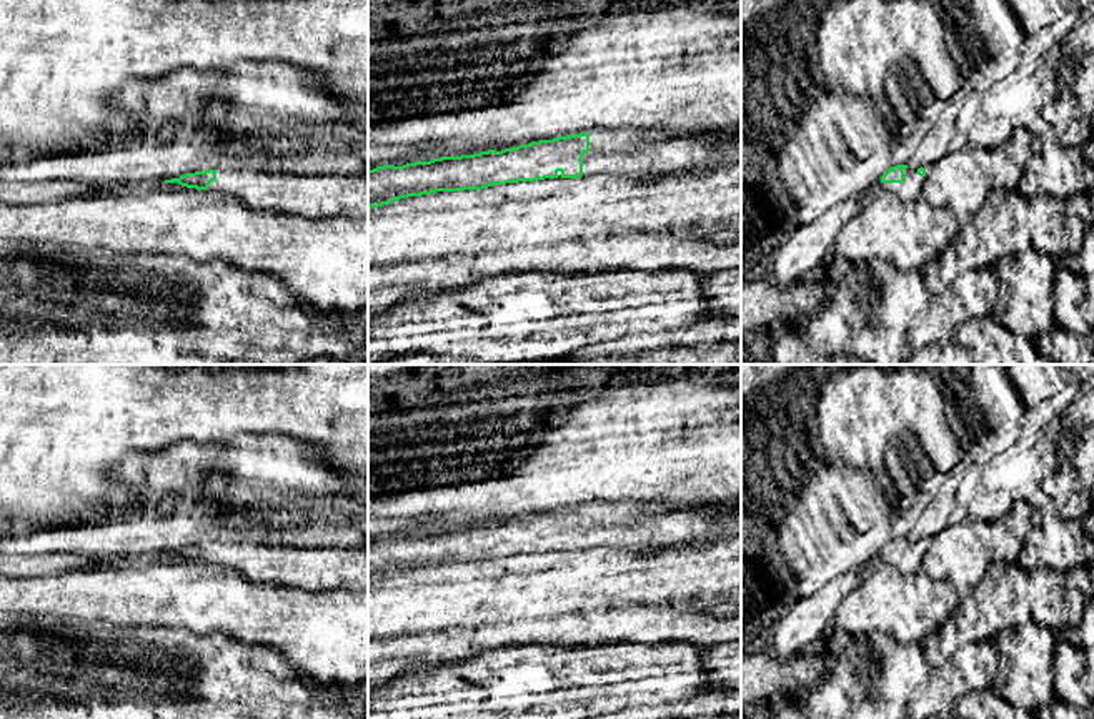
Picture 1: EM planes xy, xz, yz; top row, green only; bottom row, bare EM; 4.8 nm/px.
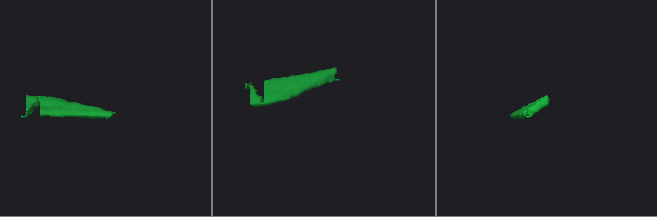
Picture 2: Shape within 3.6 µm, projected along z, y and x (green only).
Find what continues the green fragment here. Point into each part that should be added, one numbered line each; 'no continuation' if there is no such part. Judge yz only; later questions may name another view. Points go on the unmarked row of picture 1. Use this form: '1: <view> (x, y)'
1: yz (911, 560)

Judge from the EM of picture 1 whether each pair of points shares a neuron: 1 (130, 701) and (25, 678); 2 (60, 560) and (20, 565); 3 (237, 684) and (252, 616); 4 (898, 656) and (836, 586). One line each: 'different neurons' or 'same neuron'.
1: same neuron
2: same neuron
3: different neurons
4: different neurons

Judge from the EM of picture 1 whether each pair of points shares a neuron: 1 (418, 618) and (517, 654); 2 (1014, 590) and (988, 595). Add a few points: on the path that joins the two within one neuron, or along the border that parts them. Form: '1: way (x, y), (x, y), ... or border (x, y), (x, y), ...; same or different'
1: border (515, 643), (505, 648), (490, 648), (462, 661); different
2: way (1008, 595), (994, 595); same

